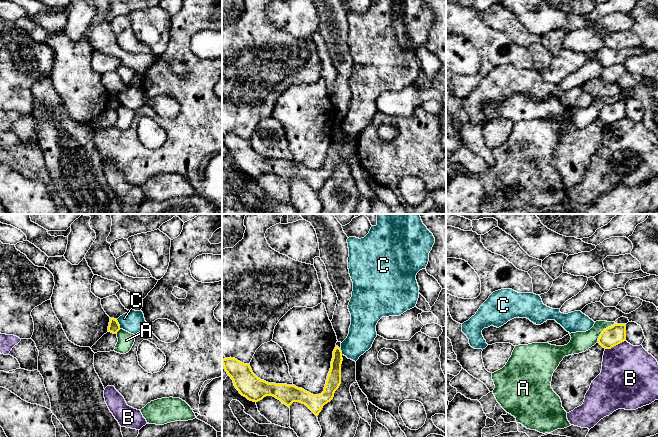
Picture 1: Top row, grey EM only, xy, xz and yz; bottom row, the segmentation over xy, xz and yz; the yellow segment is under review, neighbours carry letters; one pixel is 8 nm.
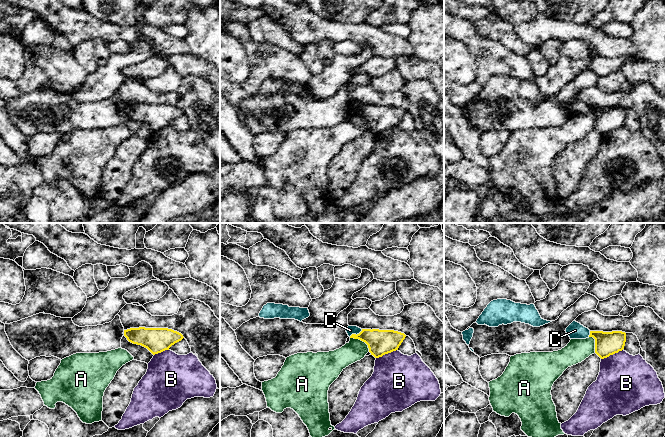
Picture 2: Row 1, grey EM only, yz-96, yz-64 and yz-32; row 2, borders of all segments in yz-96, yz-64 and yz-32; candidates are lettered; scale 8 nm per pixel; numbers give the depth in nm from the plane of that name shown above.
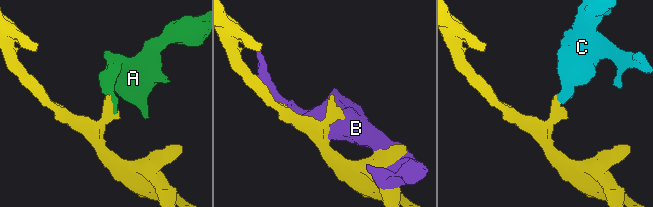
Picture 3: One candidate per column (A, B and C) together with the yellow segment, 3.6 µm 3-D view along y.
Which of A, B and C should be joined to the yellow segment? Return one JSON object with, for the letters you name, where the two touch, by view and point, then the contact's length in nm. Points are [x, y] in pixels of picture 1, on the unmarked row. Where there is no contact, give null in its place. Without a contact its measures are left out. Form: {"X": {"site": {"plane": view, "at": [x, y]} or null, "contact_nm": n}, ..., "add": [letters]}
{"add": []}

